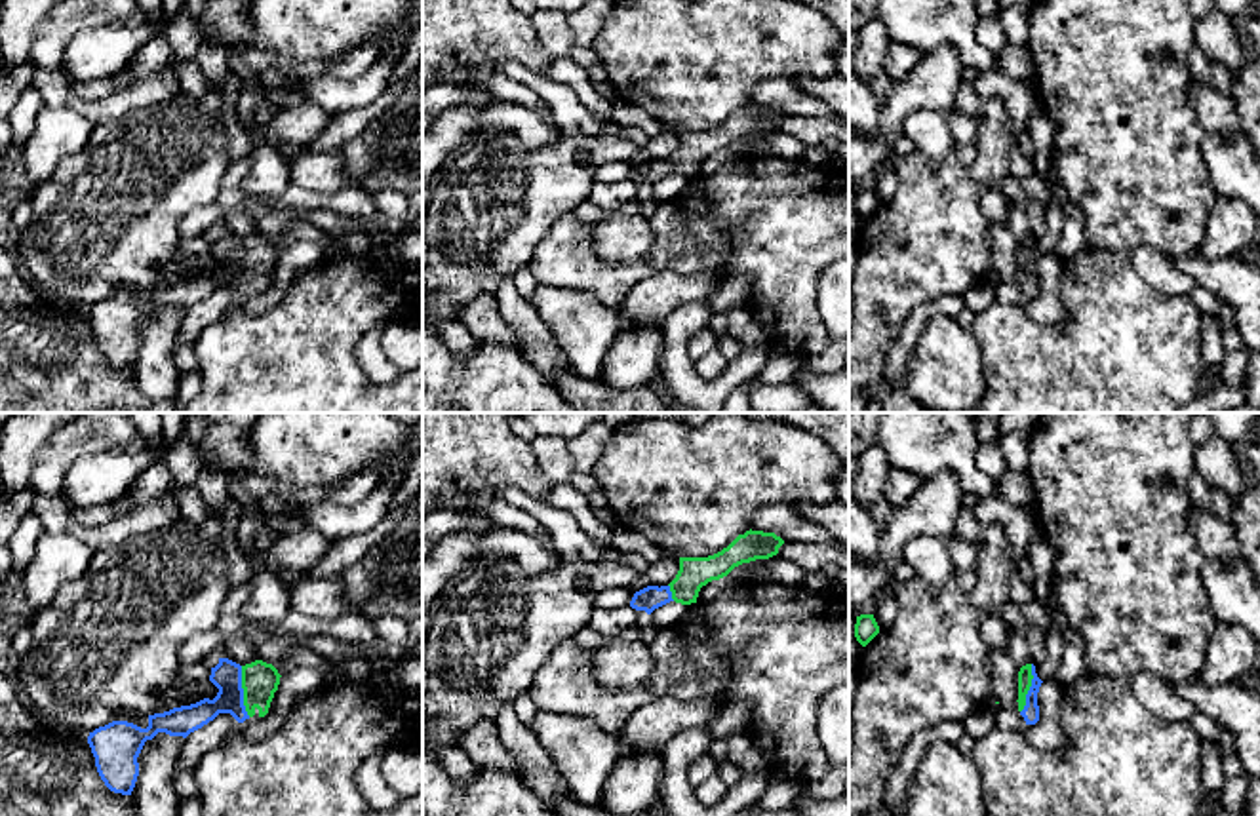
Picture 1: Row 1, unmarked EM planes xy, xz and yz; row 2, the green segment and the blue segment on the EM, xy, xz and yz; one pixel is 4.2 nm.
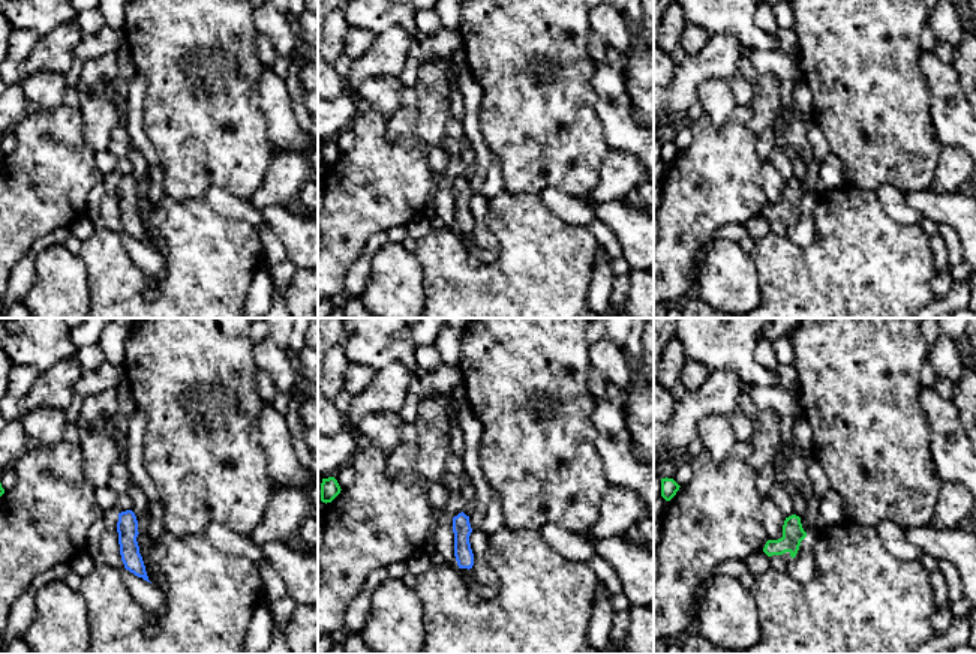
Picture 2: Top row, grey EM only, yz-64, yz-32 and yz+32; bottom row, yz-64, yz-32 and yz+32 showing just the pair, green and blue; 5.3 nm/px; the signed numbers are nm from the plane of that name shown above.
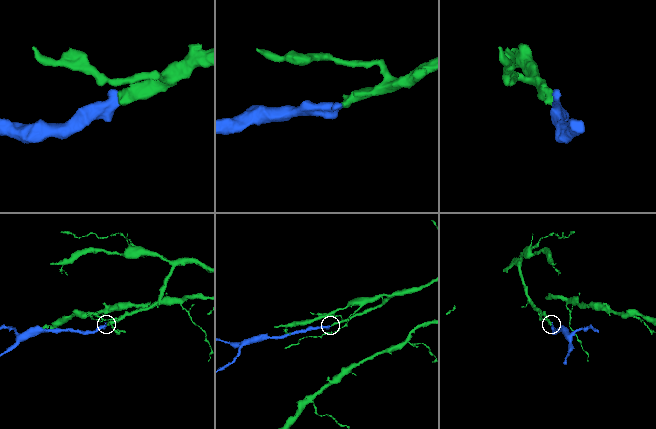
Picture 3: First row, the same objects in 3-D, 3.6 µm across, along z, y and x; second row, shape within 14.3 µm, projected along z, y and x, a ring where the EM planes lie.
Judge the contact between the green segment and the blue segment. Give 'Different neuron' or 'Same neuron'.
Same neuron

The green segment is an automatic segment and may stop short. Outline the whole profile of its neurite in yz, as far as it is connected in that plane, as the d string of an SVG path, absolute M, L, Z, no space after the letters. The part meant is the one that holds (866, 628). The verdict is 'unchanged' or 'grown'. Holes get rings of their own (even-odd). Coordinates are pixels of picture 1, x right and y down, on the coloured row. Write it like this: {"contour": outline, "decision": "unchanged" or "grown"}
{"contour": "M874 614L856 616L855 637L862 647L866 647L877 633L879 633L879 626Z", "decision": "unchanged"}

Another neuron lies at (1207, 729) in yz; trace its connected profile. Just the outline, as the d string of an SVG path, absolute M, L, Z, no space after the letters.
M1197 711L1190 719L1190 725L1193 727L1193 730L1197 732L1197 736L1201 740L1209 740L1209 742L1216 744L1218 749L1220 749L1220 755L1224 757L1220 729L1218 729L1218 723L1214 719L1211 719L1209 715Z

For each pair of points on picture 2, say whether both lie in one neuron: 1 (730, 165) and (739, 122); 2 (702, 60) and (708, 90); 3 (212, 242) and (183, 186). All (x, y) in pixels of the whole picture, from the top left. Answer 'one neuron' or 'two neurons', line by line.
1: one neuron
2: two neurons
3: two neurons

